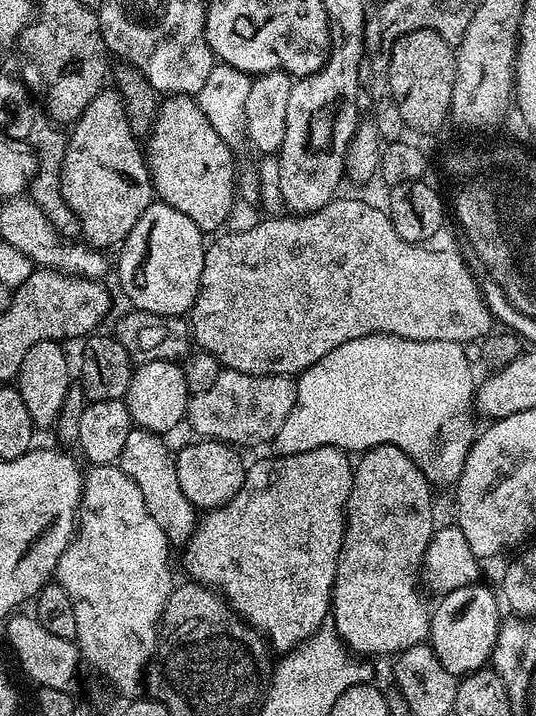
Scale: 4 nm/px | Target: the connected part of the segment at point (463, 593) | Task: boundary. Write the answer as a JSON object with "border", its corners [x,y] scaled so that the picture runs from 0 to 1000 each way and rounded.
{"border":[[[901,814],[871,816],[860,821],[849,821],[845,827],[826,828],[821,838],[802,855],[802,902],[812,908],[817,925],[832,930],[841,944],[864,947],[877,939],[890,939],[916,923],[918,909],[925,901],[925,892],[933,884],[937,862],[933,862],[935,839],[910,821],[901,821]]]}

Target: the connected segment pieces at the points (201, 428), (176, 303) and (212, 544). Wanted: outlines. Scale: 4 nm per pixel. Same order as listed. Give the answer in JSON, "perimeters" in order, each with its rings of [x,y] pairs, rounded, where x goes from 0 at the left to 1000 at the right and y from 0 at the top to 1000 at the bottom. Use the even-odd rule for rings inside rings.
{"perimeters":[[[[412,517],[392,545],[368,547],[353,557],[347,587],[373,612],[416,615],[435,623],[504,617],[526,601],[522,525],[468,525]]],[[[287,282],[280,288],[272,288],[272,293],[257,304],[257,310],[250,310],[243,327],[222,342],[224,359],[213,363],[213,380],[216,374],[224,402],[246,423],[244,429],[284,440],[341,443],[345,439],[356,437],[377,394],[382,345],[382,325],[362,309],[347,304],[347,299],[340,299],[340,293],[325,293],[325,288],[304,282]]],[[[623,623],[506,641],[485,642],[457,658],[448,689],[418,708],[394,711],[382,719],[388,722],[371,728],[366,744],[341,761],[340,771],[343,793],[364,814],[409,824],[472,874],[483,873],[493,860],[491,887],[506,891],[506,904],[517,912],[535,913],[614,865],[627,782],[634,777],[631,751],[642,747],[660,648],[651,633]],[[515,881],[522,881],[524,888],[509,891]]]]}

